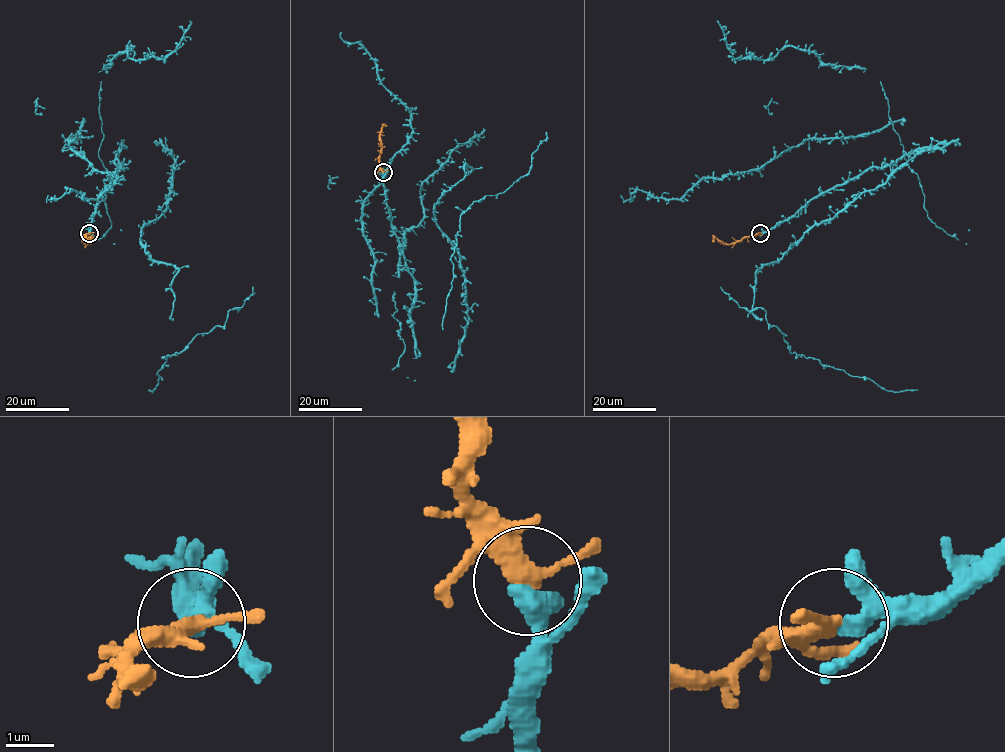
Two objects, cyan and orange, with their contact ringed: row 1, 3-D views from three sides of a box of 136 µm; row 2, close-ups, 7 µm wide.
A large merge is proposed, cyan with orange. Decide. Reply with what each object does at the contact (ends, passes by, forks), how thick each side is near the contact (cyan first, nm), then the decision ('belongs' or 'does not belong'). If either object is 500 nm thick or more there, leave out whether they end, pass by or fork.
cyan passes by | orange passes by | 320/320 nm | belongs

